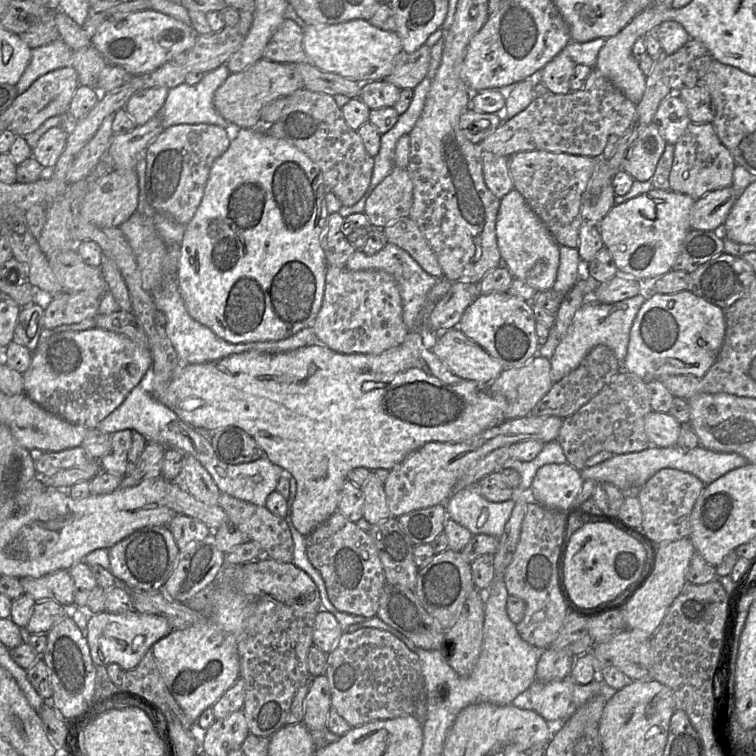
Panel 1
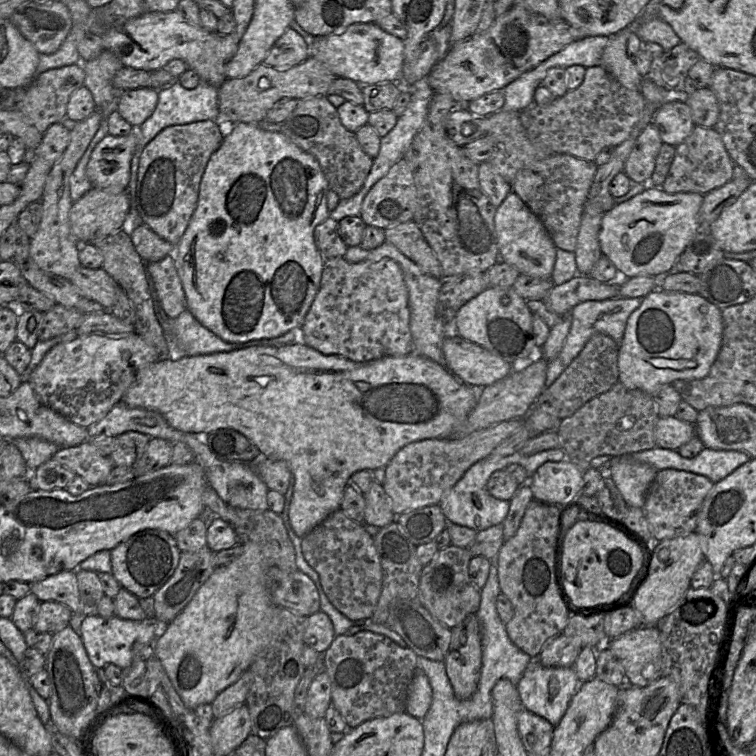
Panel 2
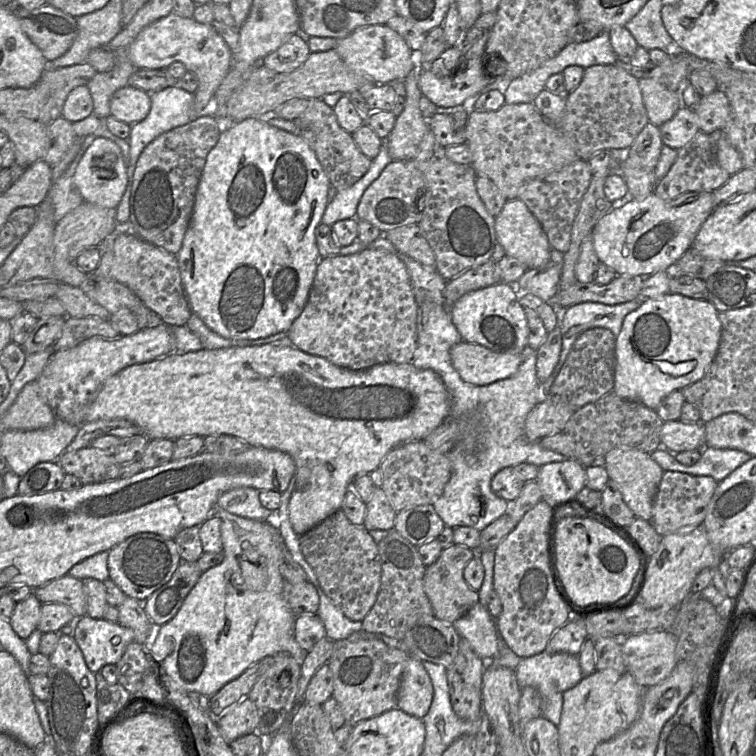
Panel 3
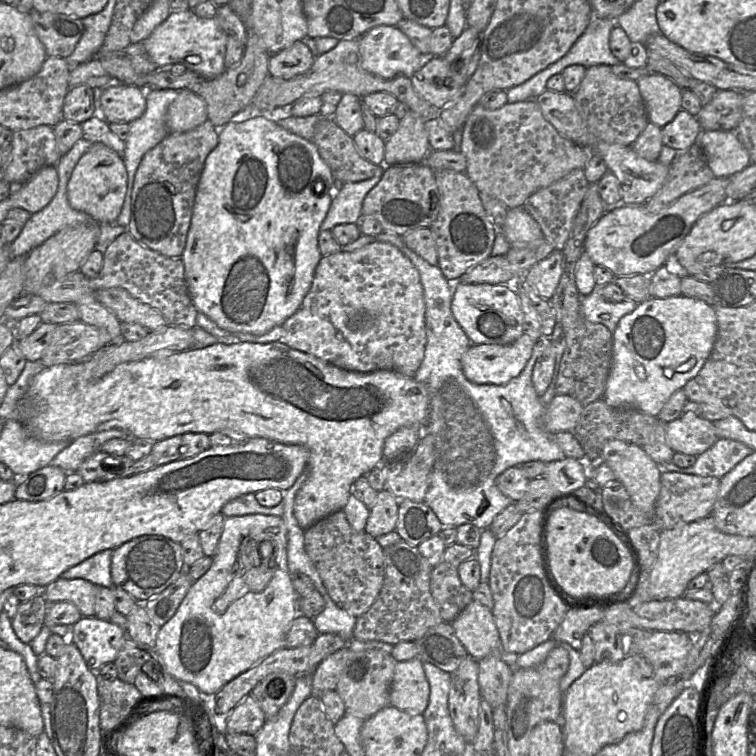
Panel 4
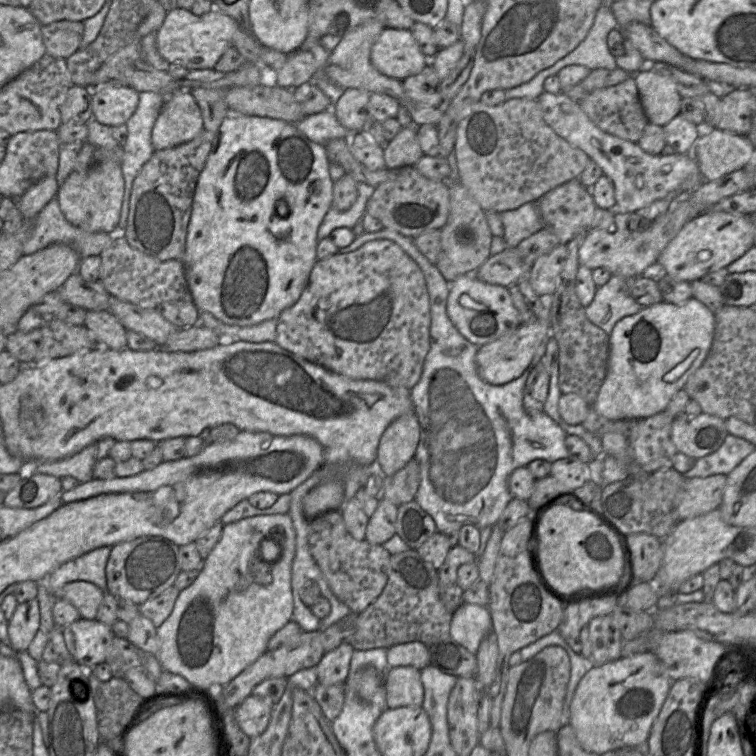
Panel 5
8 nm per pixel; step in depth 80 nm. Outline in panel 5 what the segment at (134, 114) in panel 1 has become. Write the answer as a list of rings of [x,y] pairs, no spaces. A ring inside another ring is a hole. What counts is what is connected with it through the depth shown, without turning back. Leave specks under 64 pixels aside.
[[[107,84],[92,89],[92,118],[112,127],[125,124],[139,103],[139,92],[126,84]]]

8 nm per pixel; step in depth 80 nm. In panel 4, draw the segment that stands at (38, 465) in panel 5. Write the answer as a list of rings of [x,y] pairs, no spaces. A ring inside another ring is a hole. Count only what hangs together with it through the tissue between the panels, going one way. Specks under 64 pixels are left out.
[[[110,429],[81,436],[58,453],[49,463],[65,472],[76,472],[82,462],[94,452],[101,450],[101,446],[112,438],[127,439],[128,434],[121,429]]]

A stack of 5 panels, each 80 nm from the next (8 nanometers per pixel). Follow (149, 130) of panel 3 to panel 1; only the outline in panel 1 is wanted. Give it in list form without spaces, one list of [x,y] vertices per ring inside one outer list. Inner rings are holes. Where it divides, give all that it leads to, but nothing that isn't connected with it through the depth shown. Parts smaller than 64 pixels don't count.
[[[225,64],[204,74],[195,85],[181,83],[169,89],[167,98],[159,113],[164,128],[177,124],[213,124],[224,129],[229,122],[215,109],[213,98],[218,87],[229,76]]]

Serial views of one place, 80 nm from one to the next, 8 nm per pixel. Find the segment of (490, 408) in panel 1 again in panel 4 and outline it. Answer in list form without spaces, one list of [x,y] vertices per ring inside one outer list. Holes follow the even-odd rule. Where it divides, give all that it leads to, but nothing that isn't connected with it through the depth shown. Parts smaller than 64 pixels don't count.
[[[215,342],[204,348],[191,348],[179,352],[165,352],[159,355],[149,356],[138,361],[130,361],[117,365],[111,372],[98,380],[81,379],[82,363],[62,363],[44,367],[36,374],[28,387],[26,396],[31,400],[36,415],[31,417],[25,427],[36,438],[47,441],[73,441],[81,436],[110,429],[121,429],[129,436],[146,438],[152,442],[164,440],[175,435],[185,433],[206,433],[208,435],[223,429],[232,429],[242,433],[248,438],[265,438],[288,445],[301,445],[309,452],[307,466],[308,478],[296,493],[294,500],[294,515],[298,525],[307,530],[321,519],[330,514],[343,510],[352,492],[353,483],[360,477],[366,476],[371,470],[383,463],[383,446],[387,437],[401,427],[422,426],[429,413],[429,394],[424,384],[411,377],[406,377],[388,370],[377,370],[369,373],[347,371],[331,365],[310,354],[290,348],[281,342],[260,343],[233,343],[226,344]]]

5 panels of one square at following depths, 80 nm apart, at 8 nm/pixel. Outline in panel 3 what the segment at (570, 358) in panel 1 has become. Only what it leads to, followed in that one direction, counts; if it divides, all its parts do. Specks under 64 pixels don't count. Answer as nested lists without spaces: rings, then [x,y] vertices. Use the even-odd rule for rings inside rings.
[[[641,299],[608,305],[599,302],[581,302],[560,311],[559,326],[562,332],[562,351],[558,364],[551,375],[539,382],[538,402],[544,401],[547,388],[559,374],[574,342],[587,329],[595,327],[607,328],[617,337],[622,328],[625,316],[641,305]]]

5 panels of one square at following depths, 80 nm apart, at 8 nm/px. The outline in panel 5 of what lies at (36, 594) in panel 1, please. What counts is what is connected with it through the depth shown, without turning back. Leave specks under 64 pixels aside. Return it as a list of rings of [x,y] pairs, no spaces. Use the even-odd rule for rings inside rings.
[[[73,581],[65,584],[58,598],[63,598],[74,605],[81,618],[93,620],[97,617],[104,591],[88,581]]]

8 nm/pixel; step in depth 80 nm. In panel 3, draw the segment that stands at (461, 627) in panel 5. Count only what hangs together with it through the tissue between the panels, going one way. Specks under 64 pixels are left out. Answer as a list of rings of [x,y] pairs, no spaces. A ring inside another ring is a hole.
[[[480,602],[457,619],[453,625],[460,637],[466,639],[473,651],[484,661],[497,657],[501,638],[496,621]]]

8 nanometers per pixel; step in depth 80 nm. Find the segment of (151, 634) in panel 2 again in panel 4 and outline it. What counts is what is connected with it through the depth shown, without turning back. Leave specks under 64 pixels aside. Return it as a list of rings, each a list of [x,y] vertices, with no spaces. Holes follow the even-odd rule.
[[[82,616],[70,627],[68,642],[72,642],[81,652],[88,668],[95,673],[106,663],[114,662],[127,637],[127,632],[110,620],[96,616]]]

